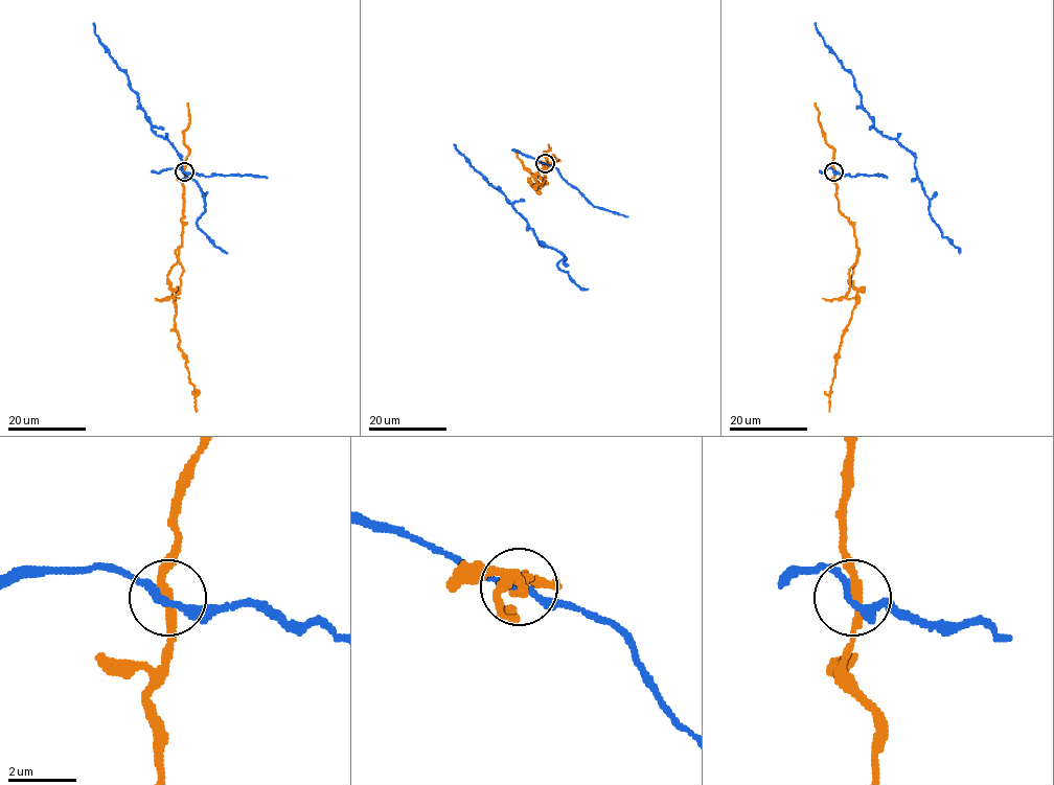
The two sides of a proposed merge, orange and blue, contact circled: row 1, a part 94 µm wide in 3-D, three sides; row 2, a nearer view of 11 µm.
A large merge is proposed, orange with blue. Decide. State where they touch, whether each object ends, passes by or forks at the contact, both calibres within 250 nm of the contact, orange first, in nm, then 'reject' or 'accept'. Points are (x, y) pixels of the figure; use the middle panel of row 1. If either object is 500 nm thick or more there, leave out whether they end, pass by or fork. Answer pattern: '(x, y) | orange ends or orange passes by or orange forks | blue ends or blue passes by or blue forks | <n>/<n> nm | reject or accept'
(545, 163) | orange passes by | blue passes by | 240/200 nm | reject

